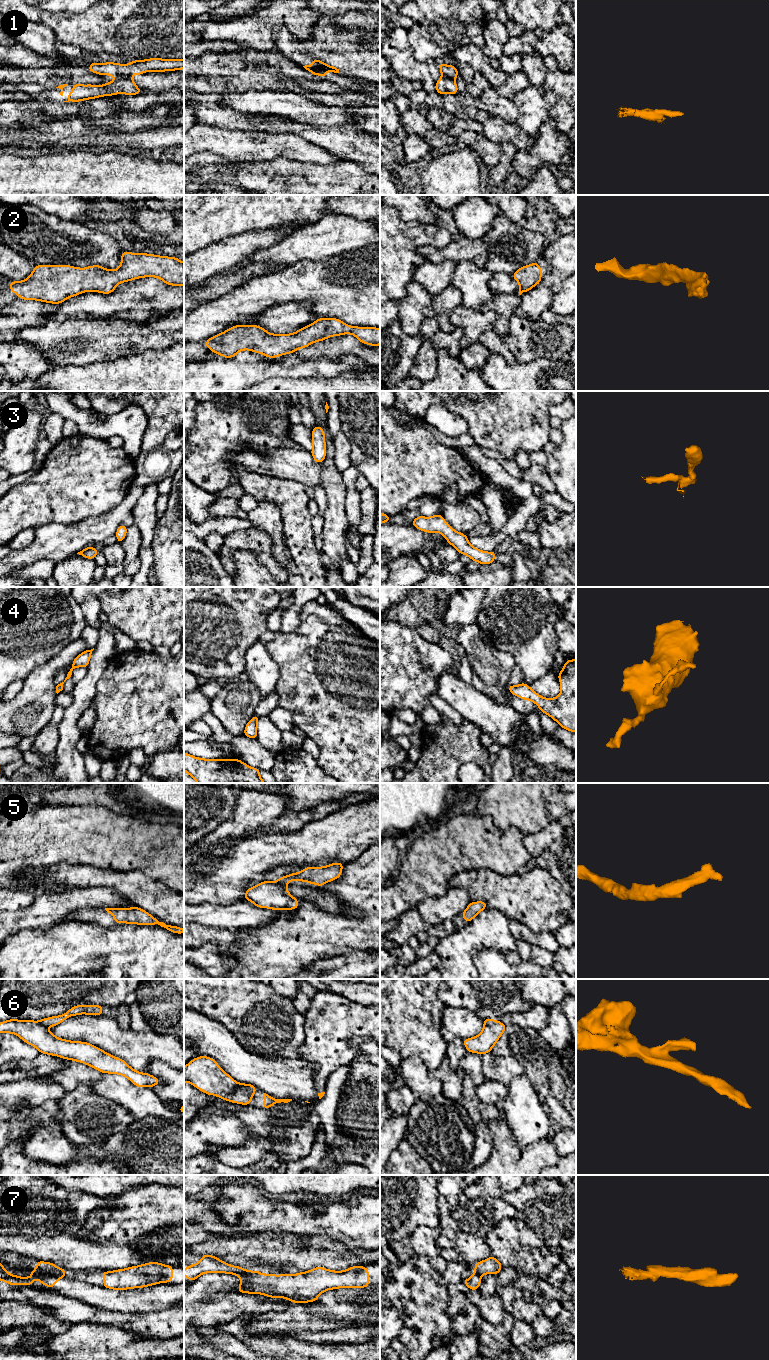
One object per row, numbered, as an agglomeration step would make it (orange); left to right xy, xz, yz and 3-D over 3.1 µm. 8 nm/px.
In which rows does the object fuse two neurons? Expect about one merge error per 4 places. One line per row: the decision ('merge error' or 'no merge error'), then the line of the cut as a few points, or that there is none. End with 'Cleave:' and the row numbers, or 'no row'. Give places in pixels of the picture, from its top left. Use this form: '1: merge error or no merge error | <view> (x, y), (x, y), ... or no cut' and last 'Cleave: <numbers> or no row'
1: merge error | xz (312, 63), (325, 71), (329, 69)
2: no merge error | no cut
3: no merge error | no cut
4: no merge error | no cut
5: no merge error | no cut
6: merge error | xz (238, 1083), (238, 1089), (246, 1090), (252, 1095)
7: merge error | xy (36, 1269), (59, 1277)
Cleave: 1, 6, 7

